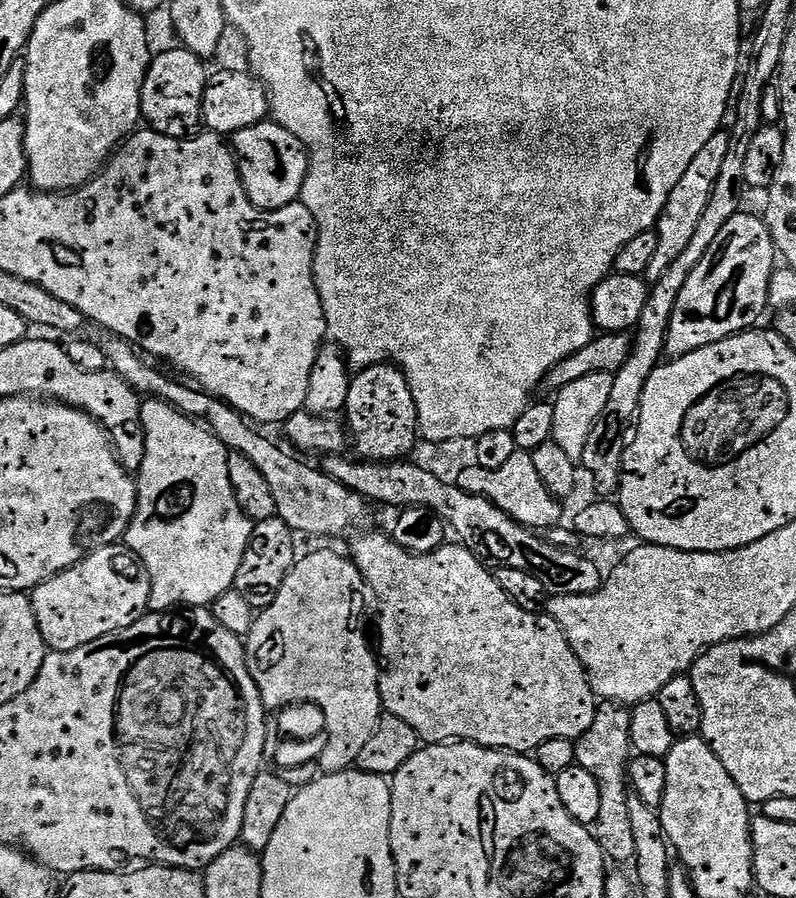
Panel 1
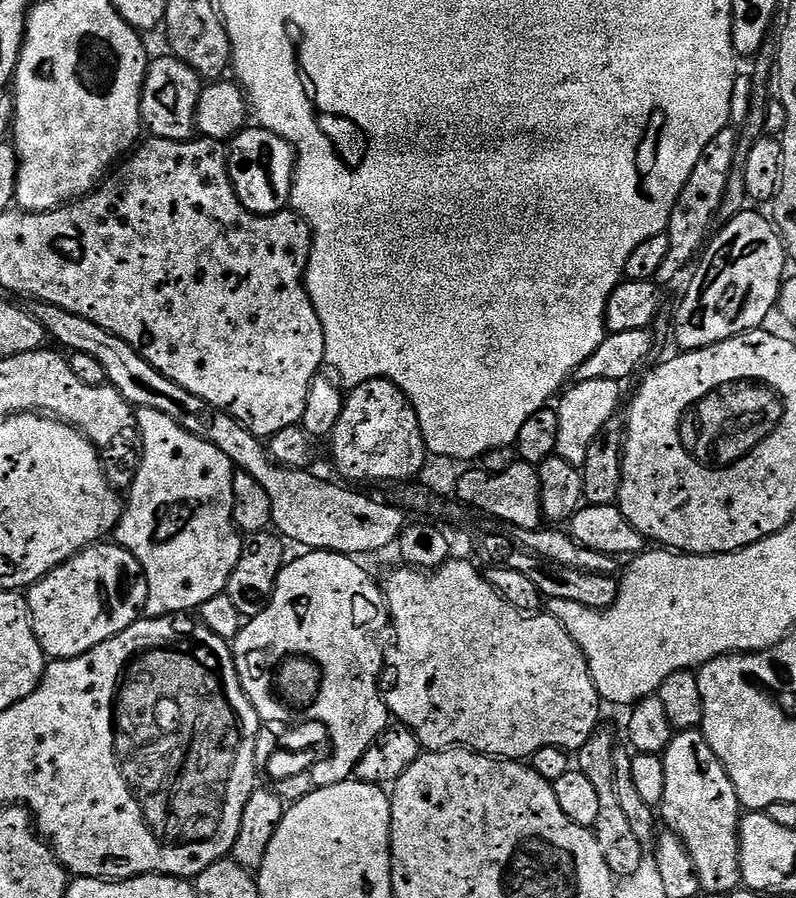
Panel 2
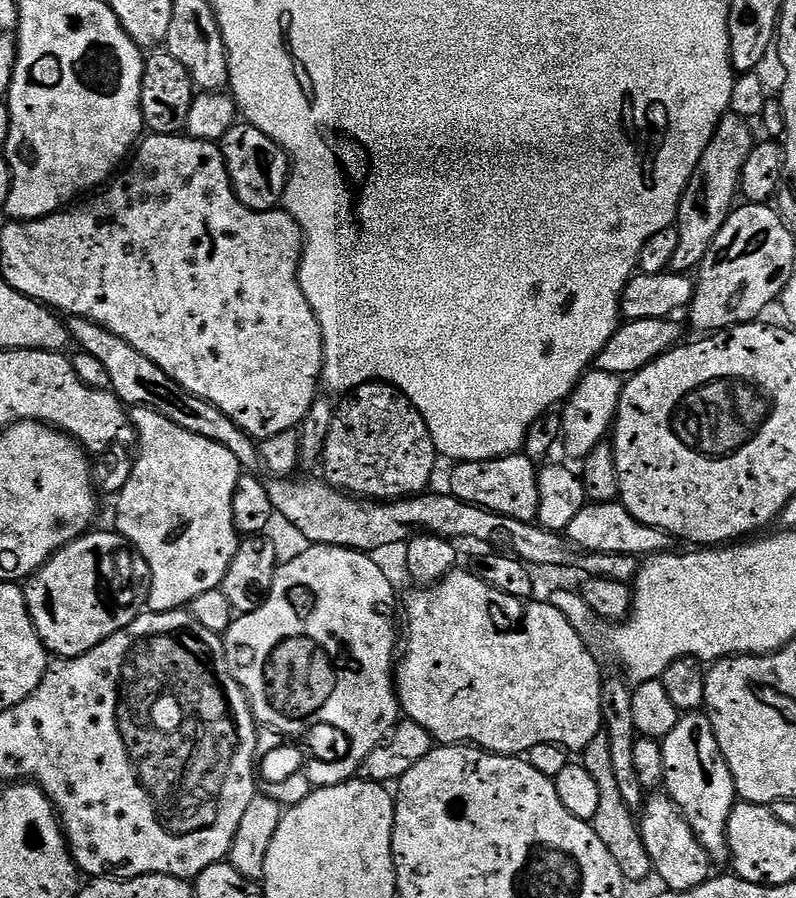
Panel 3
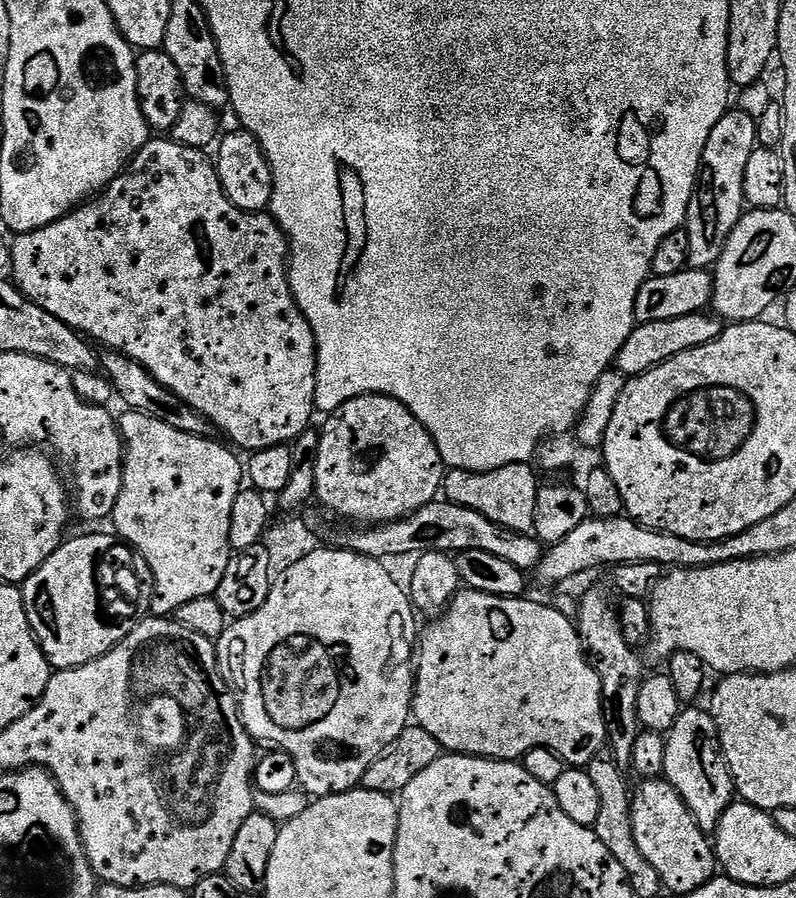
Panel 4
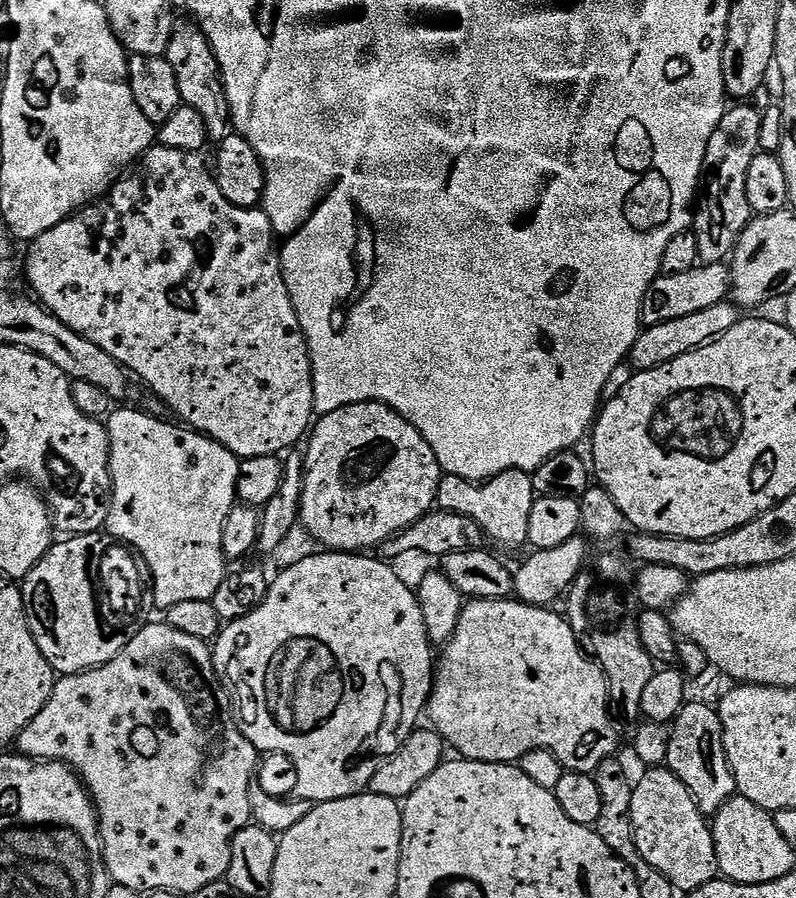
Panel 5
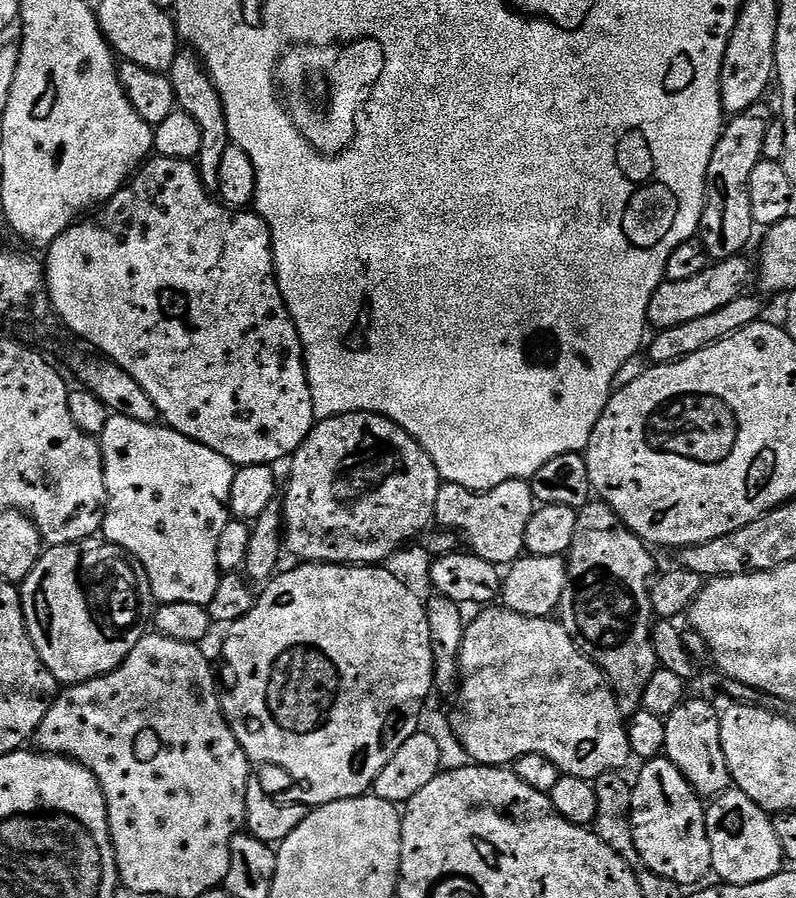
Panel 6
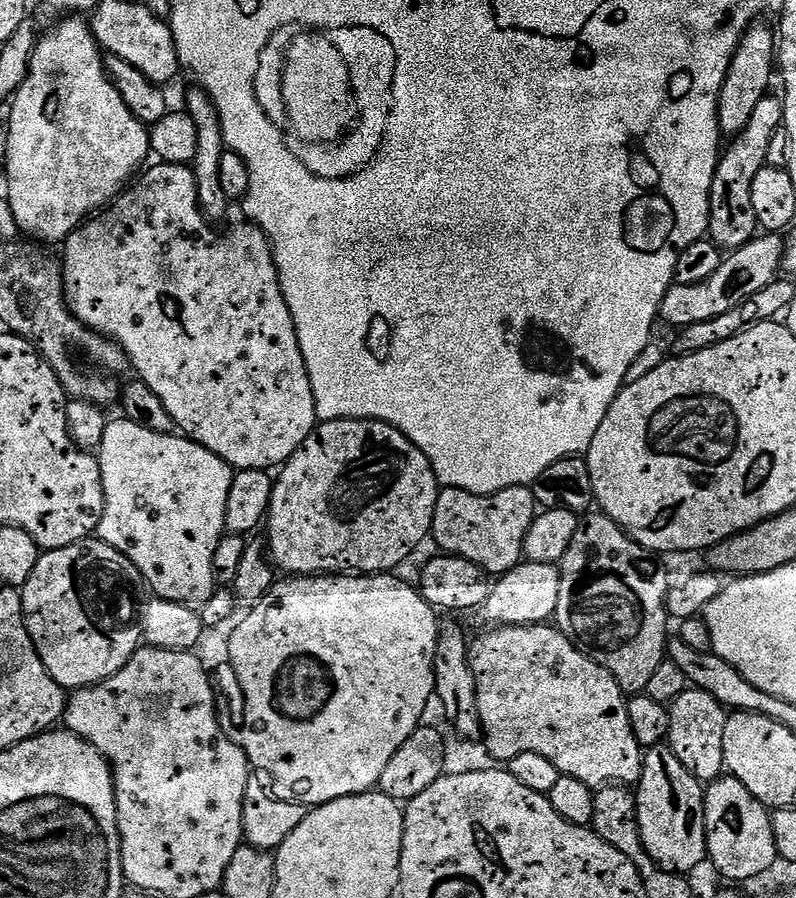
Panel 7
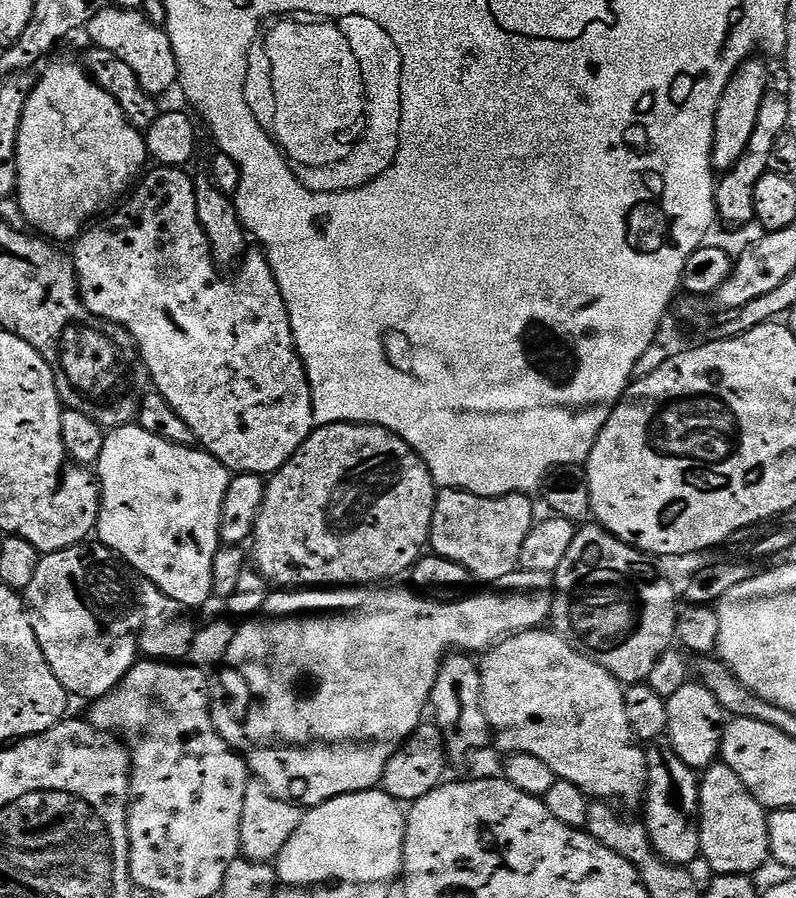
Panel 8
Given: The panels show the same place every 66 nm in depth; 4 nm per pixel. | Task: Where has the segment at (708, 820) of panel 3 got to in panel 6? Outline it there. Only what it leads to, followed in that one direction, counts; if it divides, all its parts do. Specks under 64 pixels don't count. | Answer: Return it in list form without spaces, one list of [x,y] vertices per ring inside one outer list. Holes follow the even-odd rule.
[[[685,699],[666,717],[666,746],[663,755],[685,776],[701,798],[715,798],[728,791],[732,775],[726,766],[726,754],[720,737],[720,712],[704,700]]]

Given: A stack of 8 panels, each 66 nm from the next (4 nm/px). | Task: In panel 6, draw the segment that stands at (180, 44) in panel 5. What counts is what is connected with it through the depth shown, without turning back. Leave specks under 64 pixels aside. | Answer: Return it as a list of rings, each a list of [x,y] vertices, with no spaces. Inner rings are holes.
[[[191,50],[177,51],[172,63],[170,79],[174,86],[179,111],[190,114],[190,118],[198,122],[198,130],[202,130],[202,150],[198,150],[194,161],[196,168],[200,171],[200,180],[205,188],[216,190],[218,189],[218,169],[230,143],[226,126],[226,110],[222,106],[222,98],[214,82],[209,78],[203,60]]]

